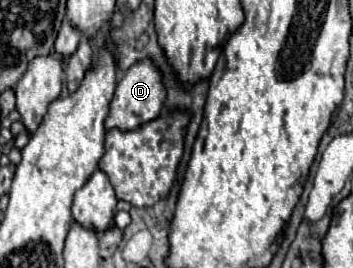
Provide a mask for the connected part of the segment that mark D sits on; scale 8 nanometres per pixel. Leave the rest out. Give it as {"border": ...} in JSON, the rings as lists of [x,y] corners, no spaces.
{"border":[[[146,59],[132,65],[116,85],[116,93],[110,101],[110,113],[104,121],[106,131],[108,129],[136,129],[136,125],[146,125],[148,121],[154,121],[156,117],[160,117],[164,97],[166,97],[166,91],[162,87],[162,77],[156,71],[154,63]]]}

